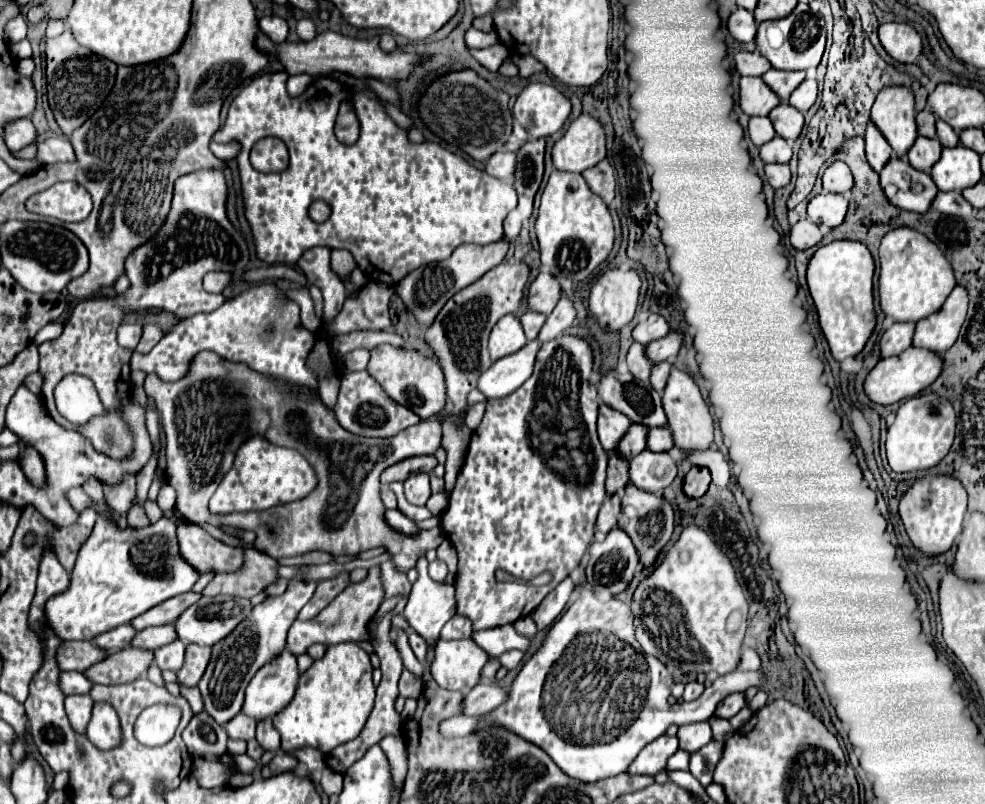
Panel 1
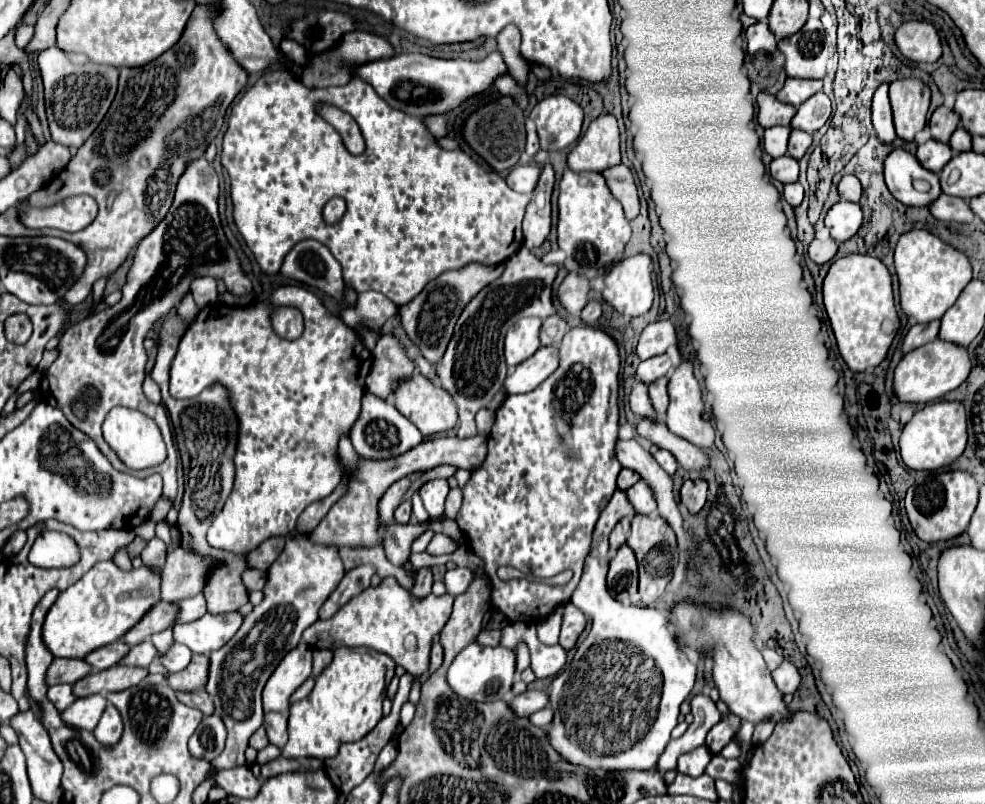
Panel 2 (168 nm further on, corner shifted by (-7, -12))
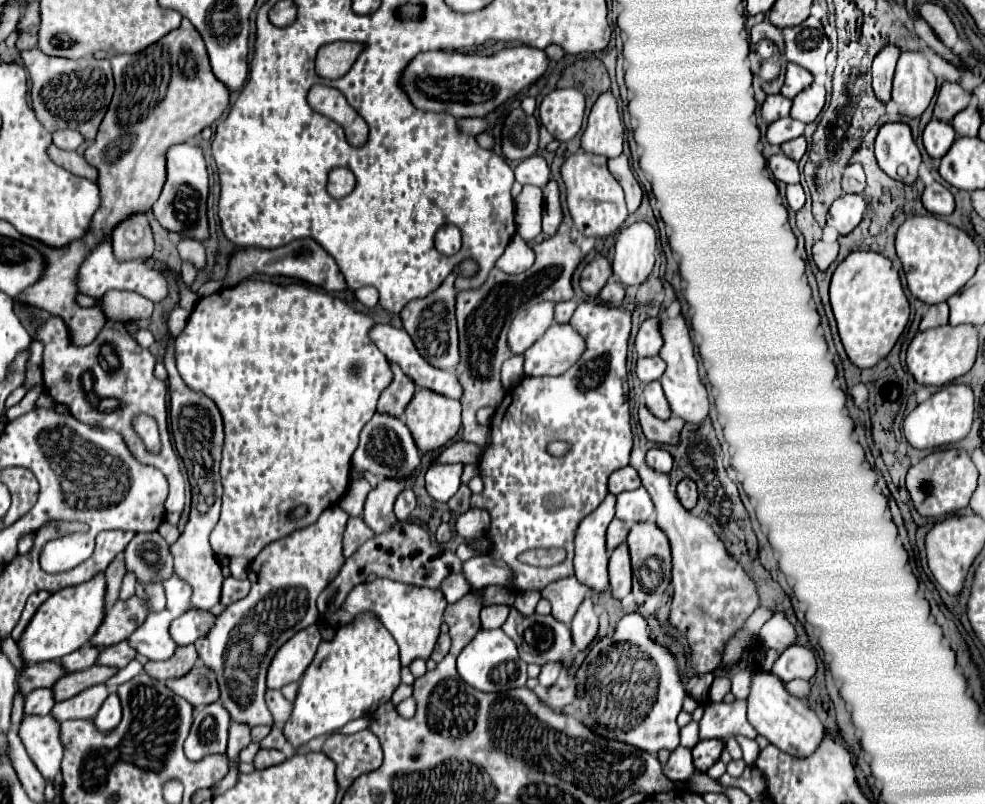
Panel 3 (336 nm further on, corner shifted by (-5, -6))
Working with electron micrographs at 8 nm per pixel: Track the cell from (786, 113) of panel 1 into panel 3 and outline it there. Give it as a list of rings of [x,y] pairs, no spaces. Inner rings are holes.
[[[799,136],[799,138],[795,138],[795,140],[789,140],[789,142],[781,144],[781,150],[783,150],[783,154],[785,154],[785,156],[793,158],[795,162],[799,162],[799,160],[801,160],[801,156],[805,154],[805,146],[807,146],[805,136]]]

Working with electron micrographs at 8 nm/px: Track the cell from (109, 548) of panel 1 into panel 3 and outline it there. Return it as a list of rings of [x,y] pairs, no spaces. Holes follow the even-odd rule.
[[[105,572],[95,574],[95,578],[89,582],[67,586],[65,590],[51,594],[25,628],[19,650],[27,664],[59,660],[65,654],[71,654],[85,646],[97,634],[101,620],[105,620]]]

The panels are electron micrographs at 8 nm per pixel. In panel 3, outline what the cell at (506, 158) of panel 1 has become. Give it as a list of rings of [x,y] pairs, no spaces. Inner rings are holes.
[[[529,156],[515,168],[515,180],[519,184],[533,184],[533,186],[545,186],[549,182],[549,166],[543,156]]]

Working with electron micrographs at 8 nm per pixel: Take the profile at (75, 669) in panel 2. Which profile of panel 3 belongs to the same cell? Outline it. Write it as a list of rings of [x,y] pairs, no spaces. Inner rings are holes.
[[[39,662],[27,666],[23,674],[17,678],[17,686],[23,694],[29,694],[35,688],[51,688],[67,670],[59,662]]]

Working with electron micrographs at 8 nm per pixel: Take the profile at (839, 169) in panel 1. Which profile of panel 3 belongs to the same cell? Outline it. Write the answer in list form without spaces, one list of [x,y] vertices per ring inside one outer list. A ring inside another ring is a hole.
[[[851,164],[851,166],[845,168],[843,180],[841,180],[841,188],[843,188],[843,192],[849,192],[849,194],[861,194],[863,192],[865,174],[863,174],[861,164]]]

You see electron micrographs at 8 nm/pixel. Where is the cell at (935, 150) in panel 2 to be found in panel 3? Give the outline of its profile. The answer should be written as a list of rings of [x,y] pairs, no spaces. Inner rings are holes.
[[[931,120],[923,130],[923,146],[931,158],[943,158],[955,142],[953,126],[947,122]]]

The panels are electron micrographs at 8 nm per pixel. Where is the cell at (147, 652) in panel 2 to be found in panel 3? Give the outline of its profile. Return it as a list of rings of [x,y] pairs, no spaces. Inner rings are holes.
[[[123,640],[123,642],[119,642],[119,644],[113,644],[113,646],[105,648],[105,650],[99,654],[97,664],[115,666],[115,668],[125,668],[135,656],[137,656],[137,650],[131,650],[129,642]]]

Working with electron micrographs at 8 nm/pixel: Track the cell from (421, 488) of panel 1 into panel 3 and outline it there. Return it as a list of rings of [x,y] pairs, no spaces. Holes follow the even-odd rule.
[[[441,464],[441,466],[431,466],[425,474],[425,488],[429,492],[429,496],[439,502],[445,504],[459,488],[461,484],[461,470],[463,464]]]

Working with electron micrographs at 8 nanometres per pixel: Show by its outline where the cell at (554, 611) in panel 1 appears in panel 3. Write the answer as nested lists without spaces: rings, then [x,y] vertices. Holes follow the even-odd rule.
[[[587,596],[579,610],[575,612],[569,628],[571,628],[571,638],[573,638],[573,646],[577,650],[585,650],[591,640],[597,636],[597,614],[593,612],[593,602],[591,602],[591,596]]]

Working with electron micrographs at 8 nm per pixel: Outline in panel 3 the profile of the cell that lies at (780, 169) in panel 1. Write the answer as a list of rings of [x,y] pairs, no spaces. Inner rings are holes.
[[[787,184],[787,204],[793,210],[799,210],[805,204],[805,192],[801,184]]]

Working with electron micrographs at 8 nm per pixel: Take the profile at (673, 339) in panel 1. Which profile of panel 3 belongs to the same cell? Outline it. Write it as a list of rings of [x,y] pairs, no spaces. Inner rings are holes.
[[[651,356],[651,358],[639,358],[637,364],[635,364],[635,372],[637,372],[637,378],[641,382],[653,382],[653,380],[659,380],[661,374],[665,372],[665,362],[661,360],[661,356]]]

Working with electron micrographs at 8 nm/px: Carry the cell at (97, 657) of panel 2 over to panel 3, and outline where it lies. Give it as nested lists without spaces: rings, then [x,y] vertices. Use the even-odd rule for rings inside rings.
[[[87,644],[87,646],[81,646],[81,650],[77,650],[73,654],[67,654],[65,658],[61,658],[61,664],[65,666],[67,672],[87,670],[87,668],[91,668],[91,666],[97,664],[97,658],[99,658],[101,652],[103,652],[101,646]]]

